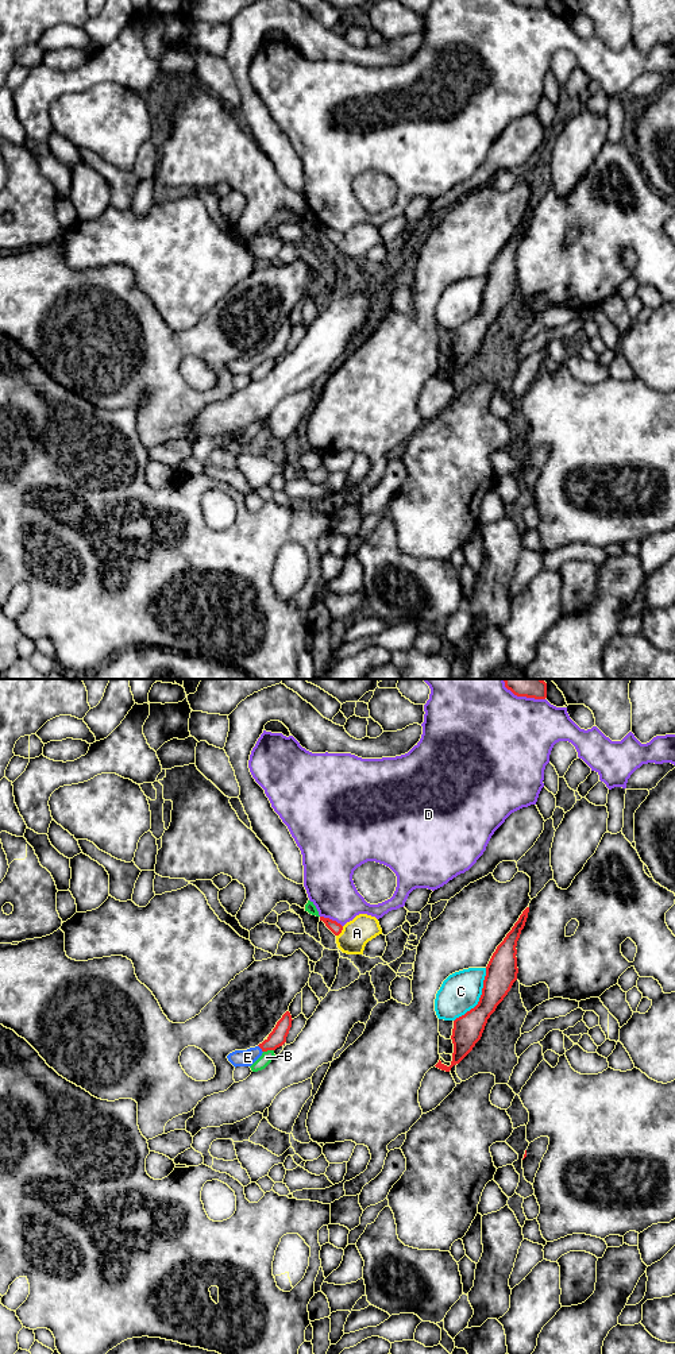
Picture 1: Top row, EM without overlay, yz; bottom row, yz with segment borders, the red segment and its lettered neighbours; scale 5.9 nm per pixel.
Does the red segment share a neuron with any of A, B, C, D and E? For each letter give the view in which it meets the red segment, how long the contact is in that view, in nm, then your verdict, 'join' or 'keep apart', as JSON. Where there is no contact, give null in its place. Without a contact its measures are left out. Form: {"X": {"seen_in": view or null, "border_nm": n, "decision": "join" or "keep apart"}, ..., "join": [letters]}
{"A": {"seen_in": "yz", "border_nm": 80, "decision": "keep apart"}, "B": {"seen_in": "yz", "border_nm": 70, "decision": "keep apart"}, "C": {"seen_in": "yz", "border_nm": 380, "decision": "keep apart"}, "D": {"seen_in": "yz", "border_nm": 150, "decision": "keep apart"}, "E": {"seen_in": "yz", "border_nm": 50, "decision": "join"}, "join": ["E"]}

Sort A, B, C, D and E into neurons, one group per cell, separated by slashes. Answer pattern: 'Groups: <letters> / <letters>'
Groups: A / B / C / D / E

